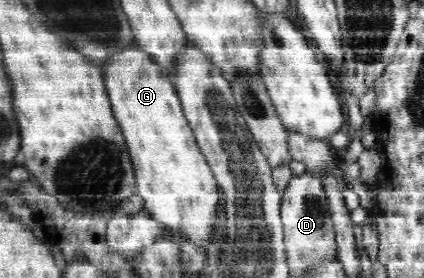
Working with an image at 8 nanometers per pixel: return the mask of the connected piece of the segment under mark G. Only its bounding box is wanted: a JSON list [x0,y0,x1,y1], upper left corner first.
[103,44,219,246]

